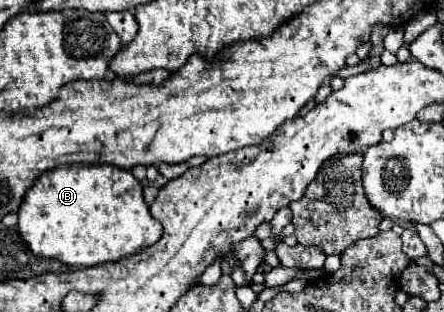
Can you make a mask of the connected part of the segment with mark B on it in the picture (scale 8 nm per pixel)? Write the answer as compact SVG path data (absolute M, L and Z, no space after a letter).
M72 164L46 170L32 188L24 194L18 208L18 234L28 248L40 258L60 260L68 266L88 268L106 262L116 262L124 256L138 254L152 246L162 236L162 226L156 222L142 198L142 186L130 170L122 170L110 164Z

